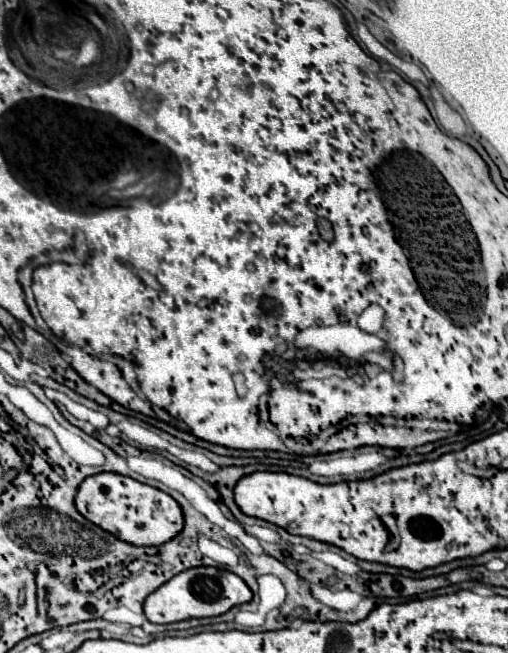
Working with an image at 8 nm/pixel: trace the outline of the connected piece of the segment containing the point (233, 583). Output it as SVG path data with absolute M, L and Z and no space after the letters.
M195 567L171 577L171 581L163 583L155 593L147 597L143 603L143 613L151 623L177 623L193 617L215 617L227 613L235 605L249 603L253 597L251 589L243 579L233 575L231 571L219 567Z

